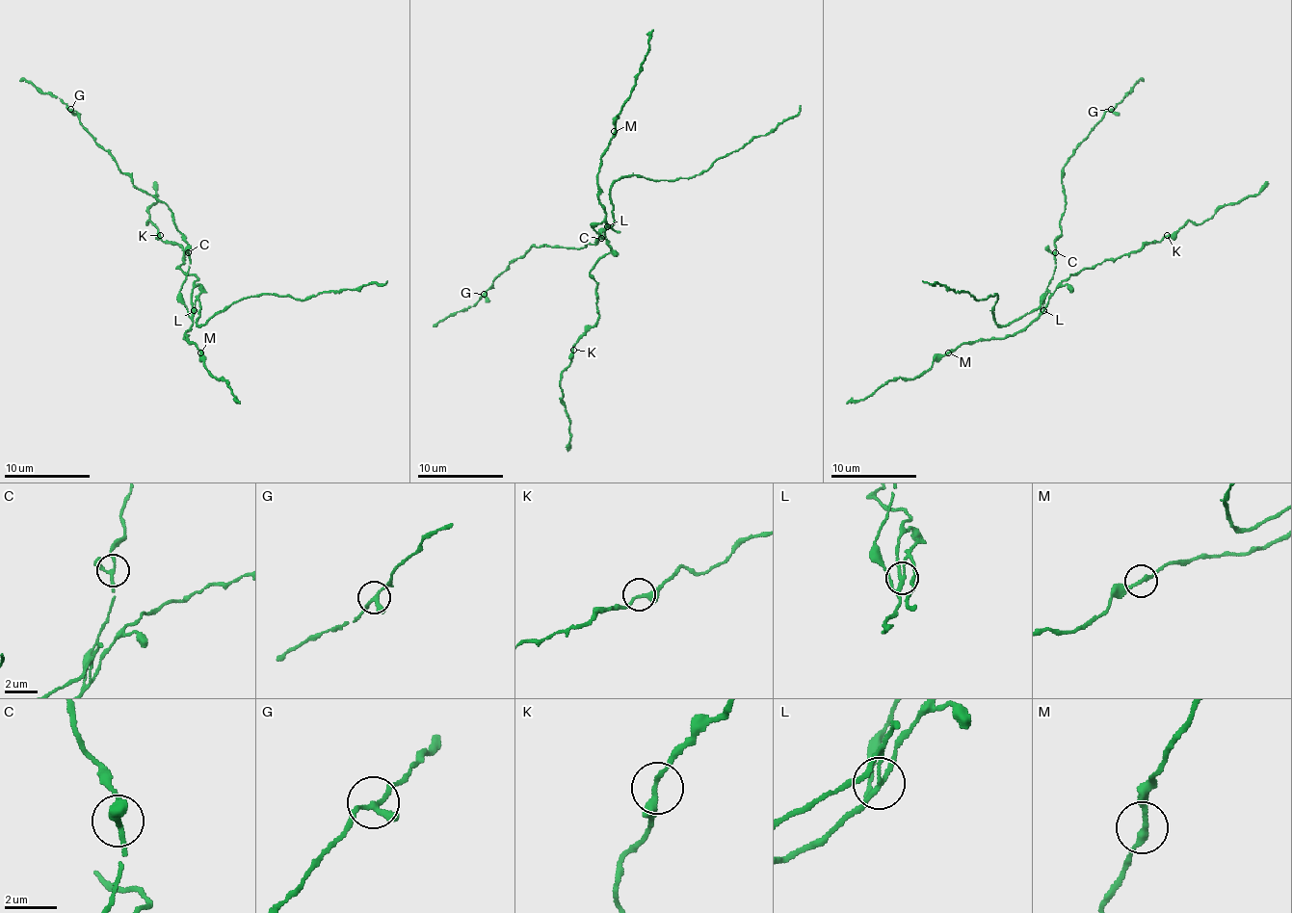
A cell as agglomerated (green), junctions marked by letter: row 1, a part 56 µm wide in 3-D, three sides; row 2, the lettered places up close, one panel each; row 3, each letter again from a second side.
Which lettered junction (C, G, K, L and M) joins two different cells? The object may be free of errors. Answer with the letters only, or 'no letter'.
L

